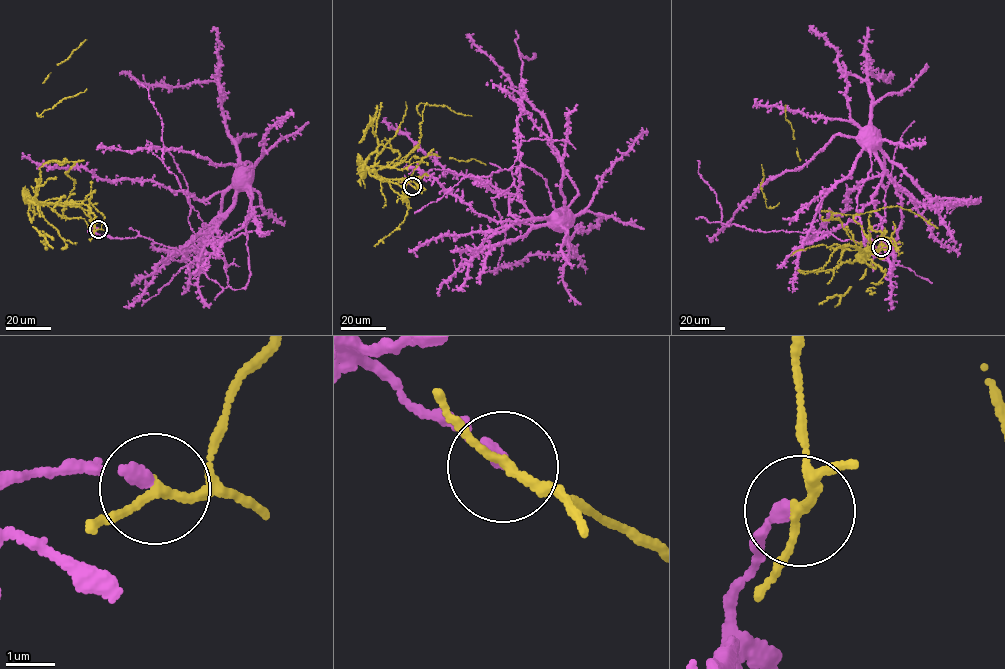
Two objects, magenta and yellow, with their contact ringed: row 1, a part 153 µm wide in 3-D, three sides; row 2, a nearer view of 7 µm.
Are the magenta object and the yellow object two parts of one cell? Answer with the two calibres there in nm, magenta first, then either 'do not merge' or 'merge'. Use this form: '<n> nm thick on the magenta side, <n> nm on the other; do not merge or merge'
280 nm thick on the magenta side, 160 nm on the other; do not merge

